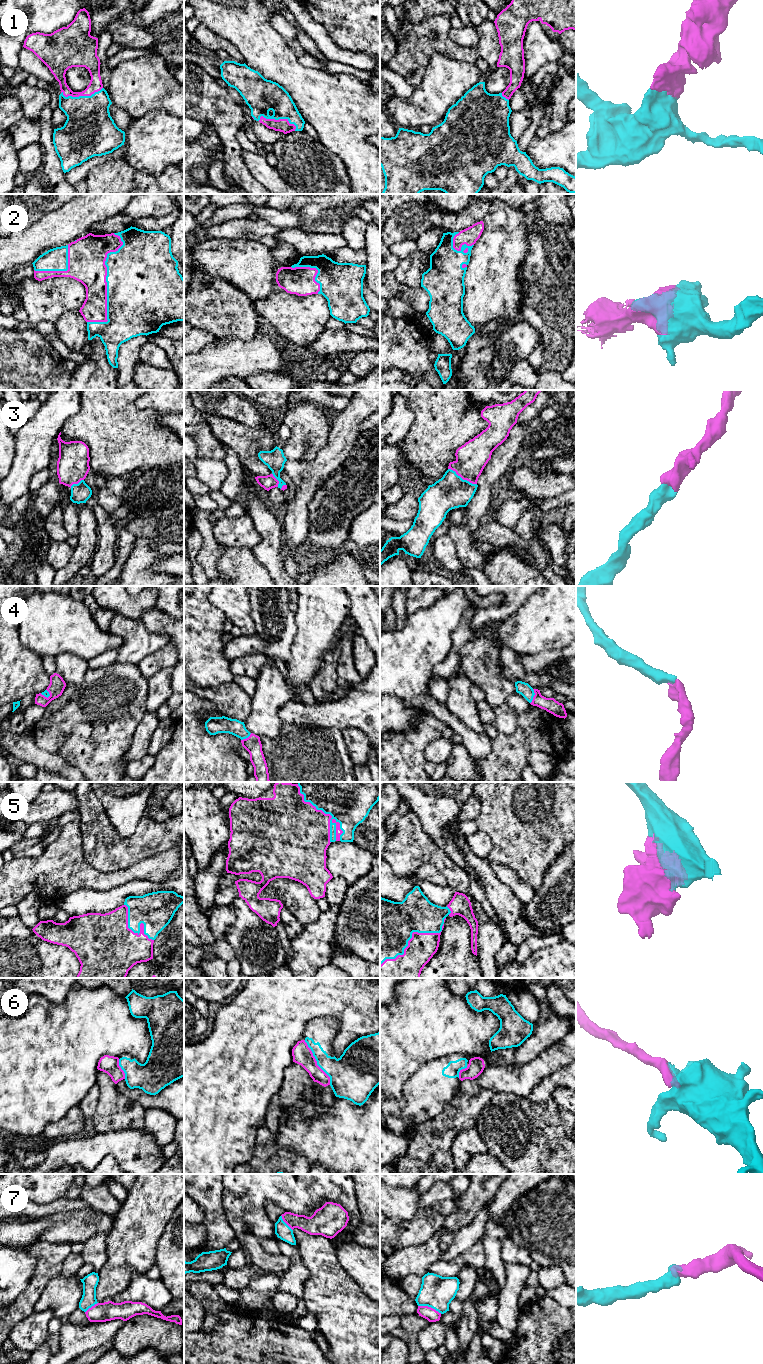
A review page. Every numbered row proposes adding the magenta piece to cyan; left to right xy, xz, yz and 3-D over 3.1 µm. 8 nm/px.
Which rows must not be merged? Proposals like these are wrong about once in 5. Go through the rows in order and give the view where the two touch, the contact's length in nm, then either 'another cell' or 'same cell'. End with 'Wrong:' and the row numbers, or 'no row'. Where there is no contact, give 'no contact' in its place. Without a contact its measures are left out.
1: contact in xz; length 320 nm; same cell
2: contact in xy; length 750 nm; same cell
3: contact in yz; length 260 nm; same cell
4: contact in yz; length 120 nm; same cell
5: contact in xz; length 550 nm; same cell
6: contact in xz; length 420 nm; another cell
7: contact in yz; length 200 nm; same cell
Wrong: 6

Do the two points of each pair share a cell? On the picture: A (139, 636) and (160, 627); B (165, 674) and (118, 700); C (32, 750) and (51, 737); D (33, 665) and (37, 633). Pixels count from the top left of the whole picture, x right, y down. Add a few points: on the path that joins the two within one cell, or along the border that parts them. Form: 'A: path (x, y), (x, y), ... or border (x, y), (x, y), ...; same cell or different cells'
A: border (140, 621), (151, 632), (164, 633), (171, 641); different cells
B: border (148, 680), (146, 707); different cells
C: border (31, 731), (35, 743), (39, 747), (60, 755); different cells
D: border (19, 635), (19, 640), (26, 647), (41, 656); different cells

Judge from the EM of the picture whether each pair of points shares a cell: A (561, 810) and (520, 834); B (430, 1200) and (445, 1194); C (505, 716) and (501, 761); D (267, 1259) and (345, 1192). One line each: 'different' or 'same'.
A: same
B: same
C: different
D: different

